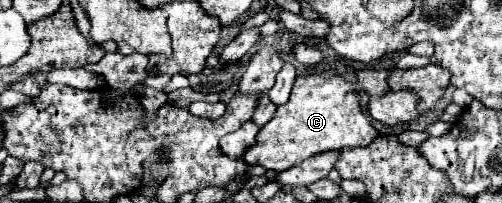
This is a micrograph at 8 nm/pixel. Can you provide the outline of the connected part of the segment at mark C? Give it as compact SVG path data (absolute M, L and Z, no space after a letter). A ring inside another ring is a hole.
M330 70L300 74L288 102L278 106L274 118L260 128L256 144L246 148L244 162L248 166L260 164L266 170L282 172L320 152L340 150L344 146L368 146L378 136L378 130L364 116L356 92L354 84Z

